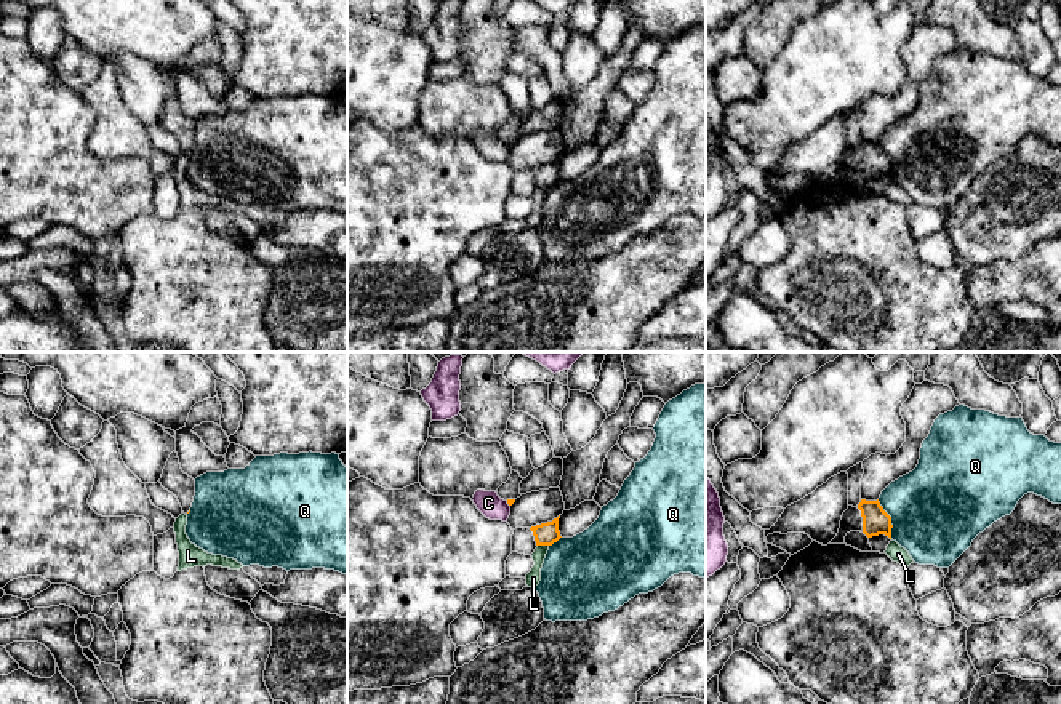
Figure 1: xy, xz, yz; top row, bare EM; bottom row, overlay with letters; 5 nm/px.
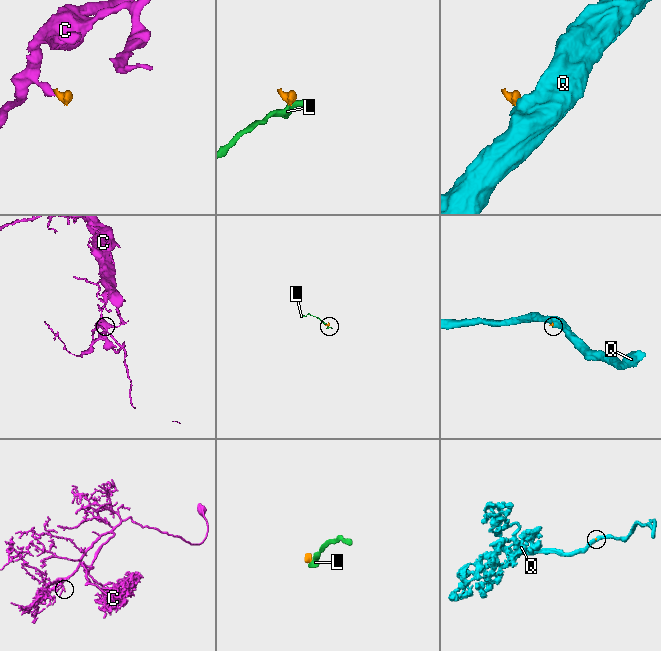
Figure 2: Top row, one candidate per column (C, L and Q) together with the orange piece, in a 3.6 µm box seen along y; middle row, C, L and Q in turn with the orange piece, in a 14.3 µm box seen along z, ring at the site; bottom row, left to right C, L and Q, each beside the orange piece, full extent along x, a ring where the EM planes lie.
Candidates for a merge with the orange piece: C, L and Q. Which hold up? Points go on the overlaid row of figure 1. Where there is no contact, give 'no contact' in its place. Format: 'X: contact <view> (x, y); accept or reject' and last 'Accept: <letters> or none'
C: contact xz (508, 503); reject
L: contact xz (543, 544); reject
Q: contact yz (890, 519); reject
Accept: none

